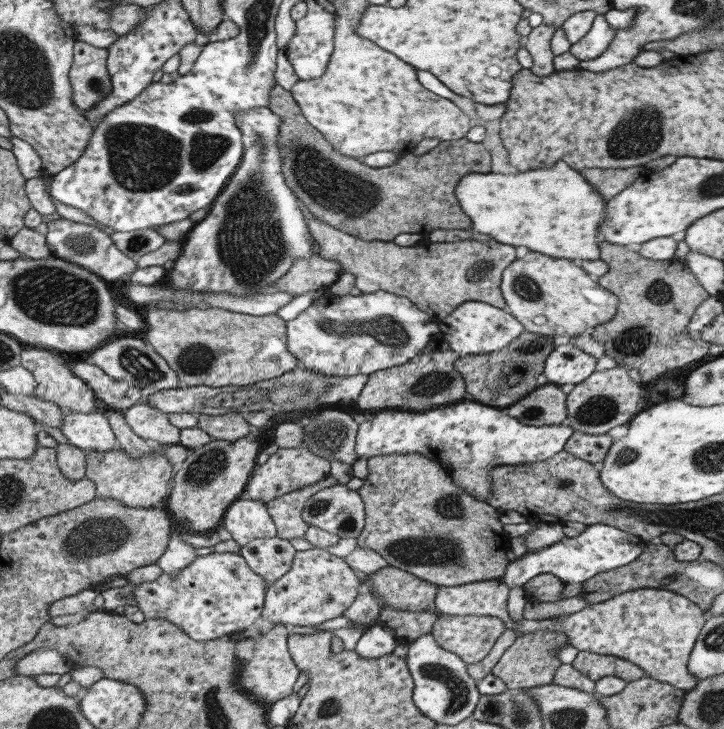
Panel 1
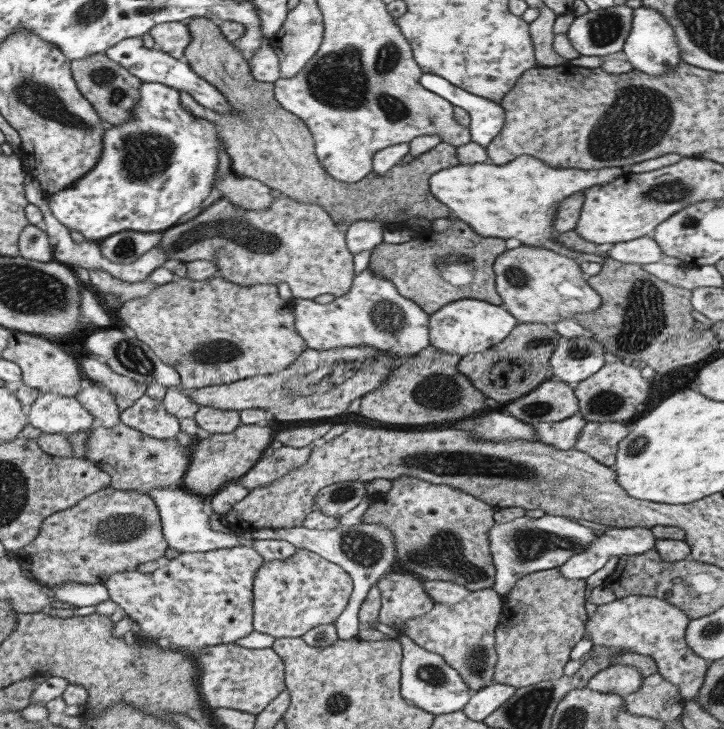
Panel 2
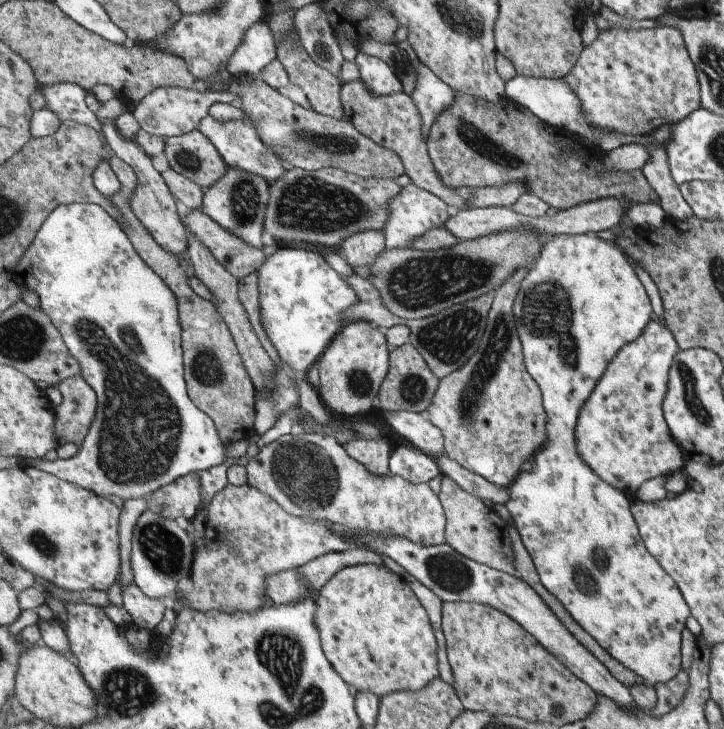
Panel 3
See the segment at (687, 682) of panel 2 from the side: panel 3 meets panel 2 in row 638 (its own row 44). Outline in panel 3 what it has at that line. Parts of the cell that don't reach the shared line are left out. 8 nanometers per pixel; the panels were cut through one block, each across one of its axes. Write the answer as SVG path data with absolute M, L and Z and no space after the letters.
M610 23L607 30L599 32L594 42L589 46L583 46L571 70L557 80L563 80L575 92L583 118L591 126L609 132L649 136L663 124L677 123L689 116L693 110L701 109L695 66L686 52L681 32L673 26L625 30Z

